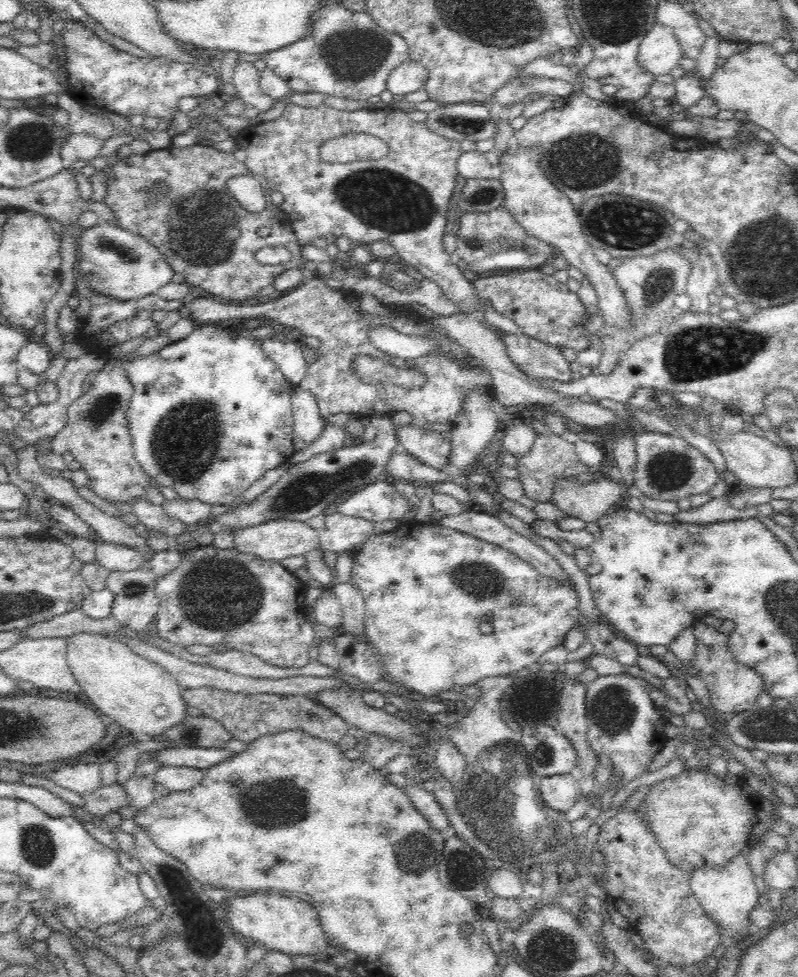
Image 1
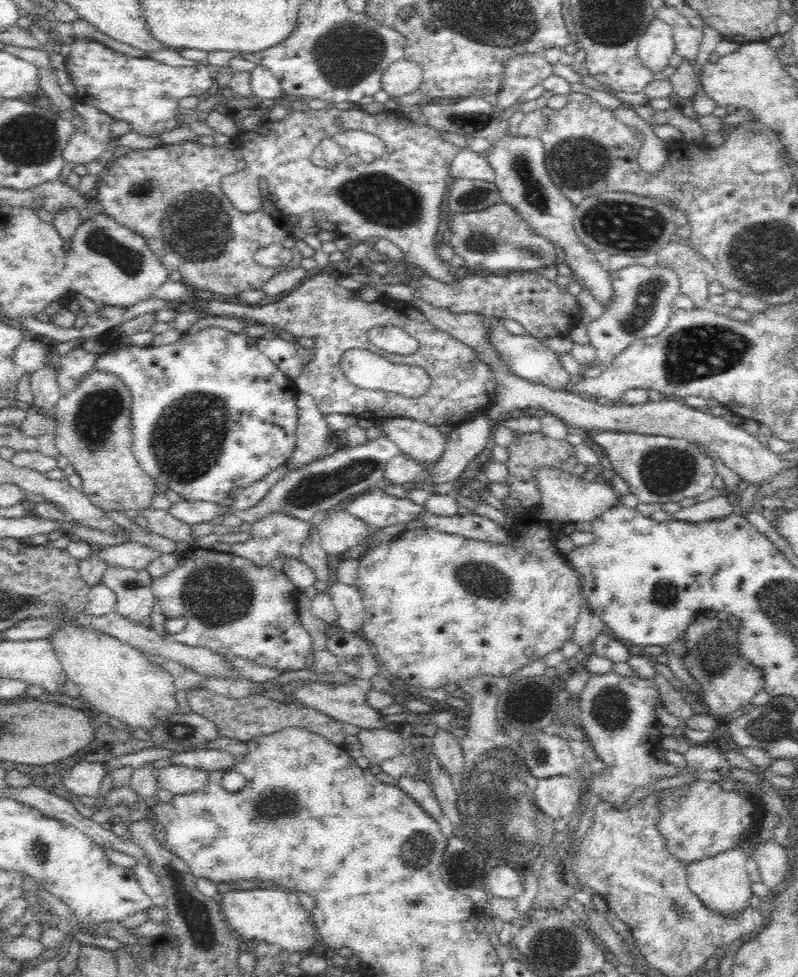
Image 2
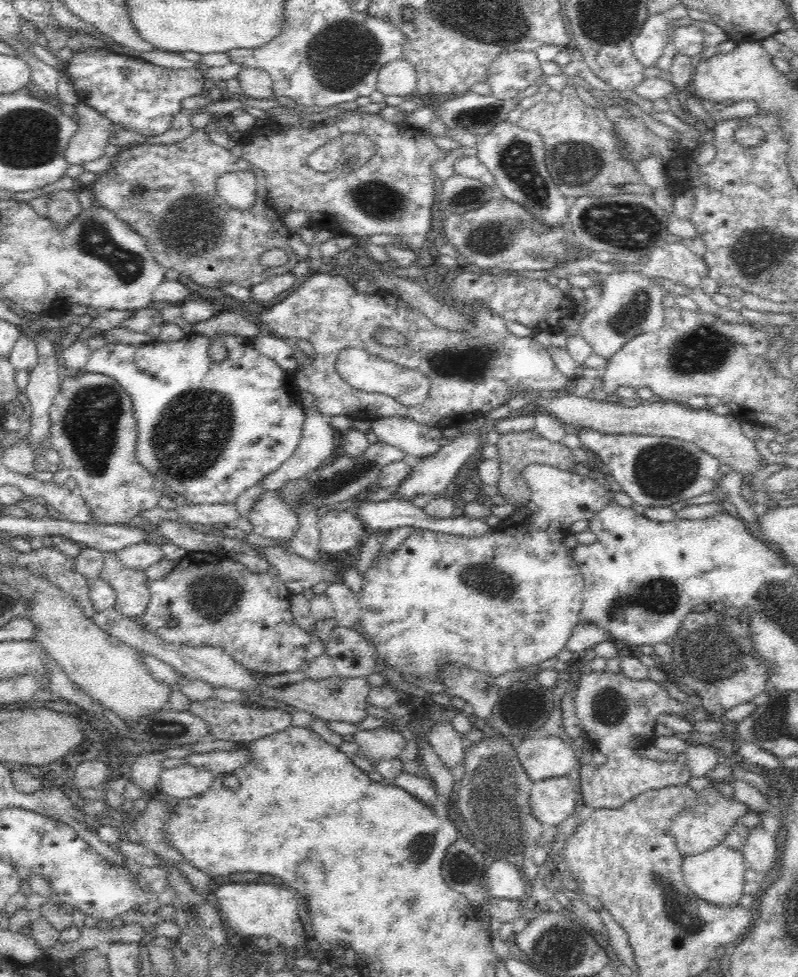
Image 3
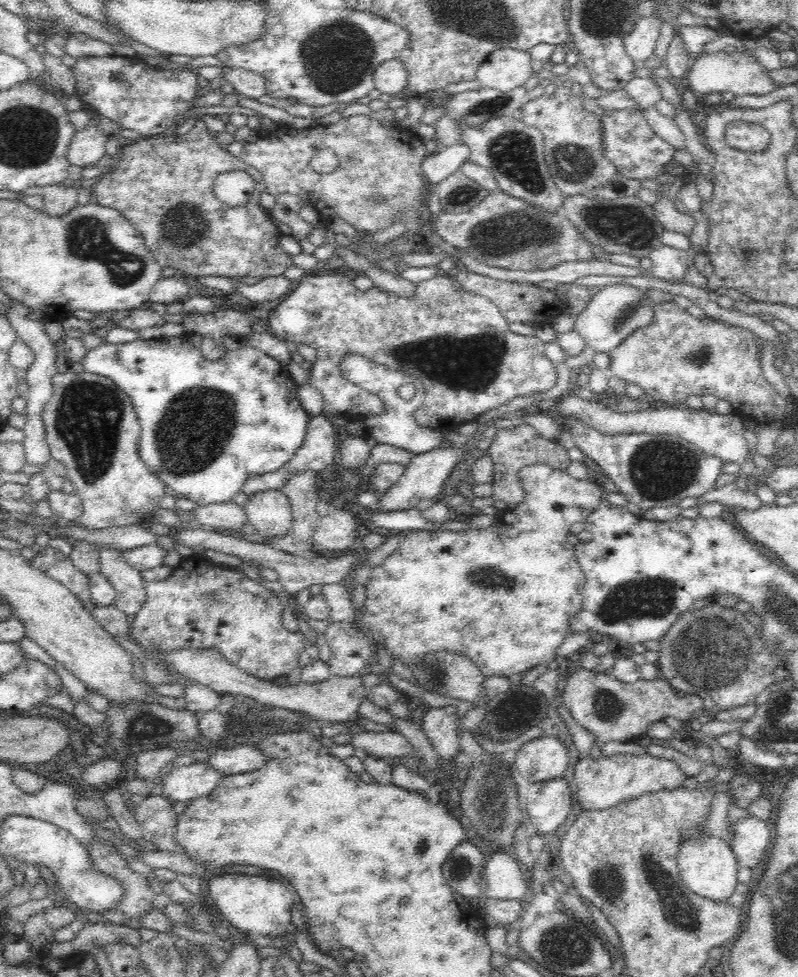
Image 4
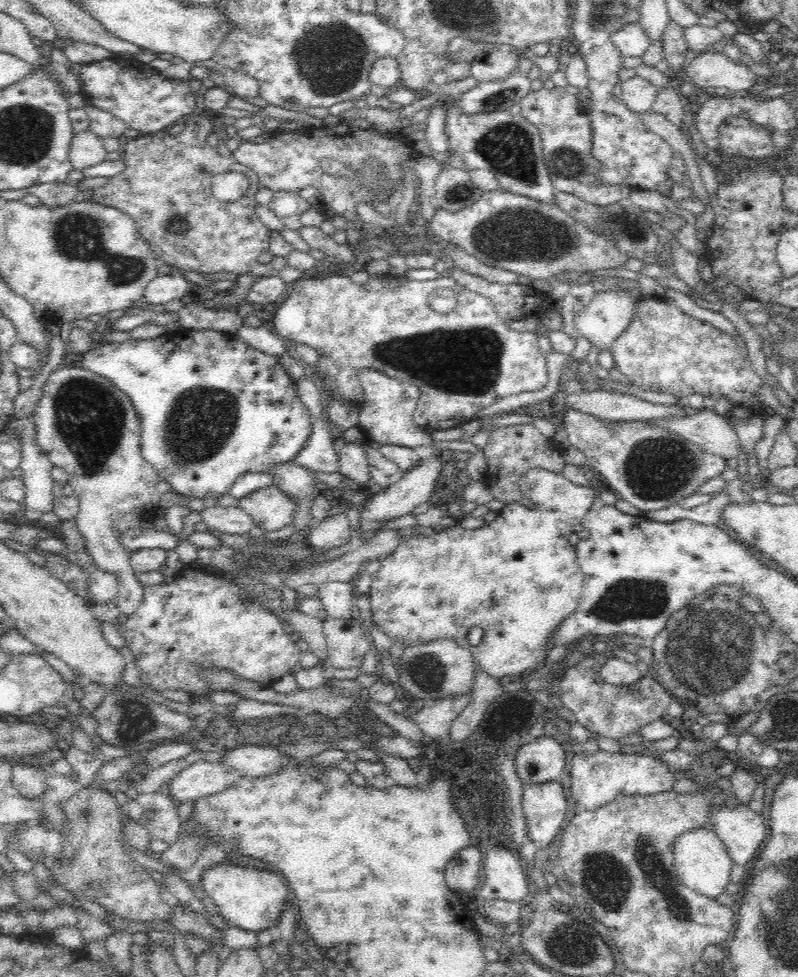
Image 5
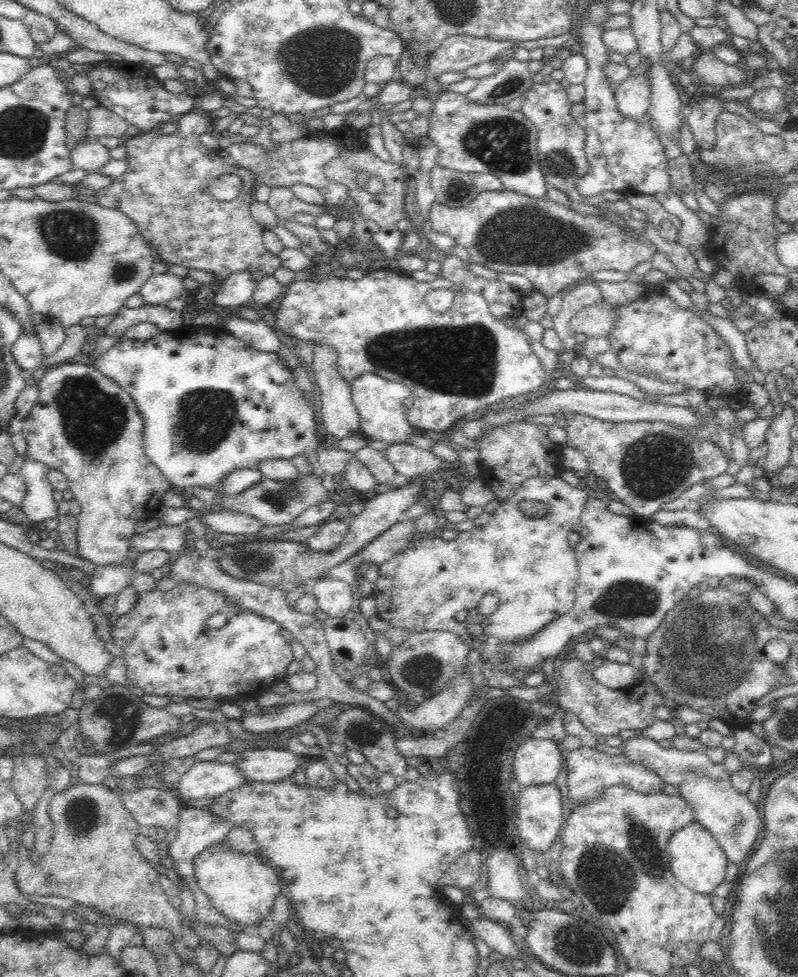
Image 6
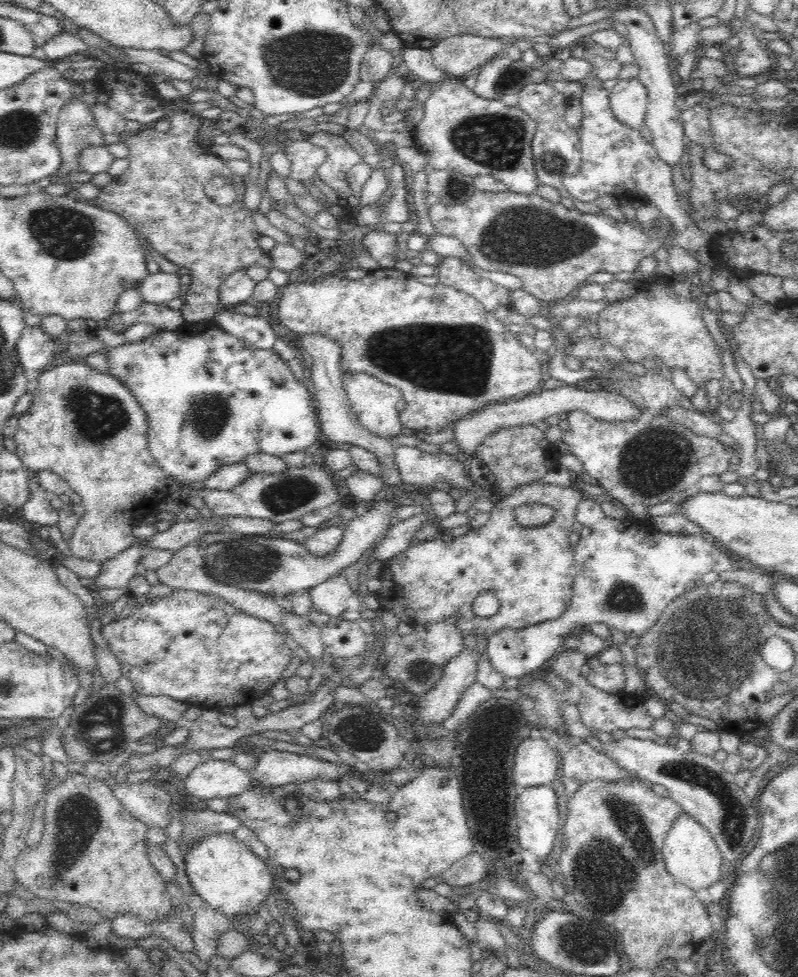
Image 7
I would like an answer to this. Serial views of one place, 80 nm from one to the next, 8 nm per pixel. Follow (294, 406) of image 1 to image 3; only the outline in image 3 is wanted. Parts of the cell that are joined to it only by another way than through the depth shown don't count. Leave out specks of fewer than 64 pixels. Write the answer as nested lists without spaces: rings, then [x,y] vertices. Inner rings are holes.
[[[301,399],[300,403],[304,413],[300,440],[294,454],[278,470],[261,480],[267,491],[276,491],[288,480],[300,478],[316,466],[322,466],[337,449],[329,418],[318,412],[315,406],[305,406]]]

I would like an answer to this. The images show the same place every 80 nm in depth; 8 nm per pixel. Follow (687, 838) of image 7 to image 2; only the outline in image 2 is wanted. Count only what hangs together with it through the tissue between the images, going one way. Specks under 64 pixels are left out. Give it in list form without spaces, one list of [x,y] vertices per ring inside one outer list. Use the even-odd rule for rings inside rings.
[[[741,847],[729,850],[712,858],[705,858],[686,867],[689,889],[707,906],[708,909],[731,919],[743,910],[750,908],[753,882],[746,869],[749,853]]]

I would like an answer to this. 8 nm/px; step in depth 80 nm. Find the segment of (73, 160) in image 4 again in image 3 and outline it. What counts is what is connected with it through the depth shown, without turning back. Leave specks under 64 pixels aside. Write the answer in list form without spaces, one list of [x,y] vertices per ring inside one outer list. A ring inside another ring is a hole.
[[[76,103],[74,108],[78,116],[77,131],[64,152],[67,168],[98,160],[114,132],[113,122],[96,109],[84,103]]]

